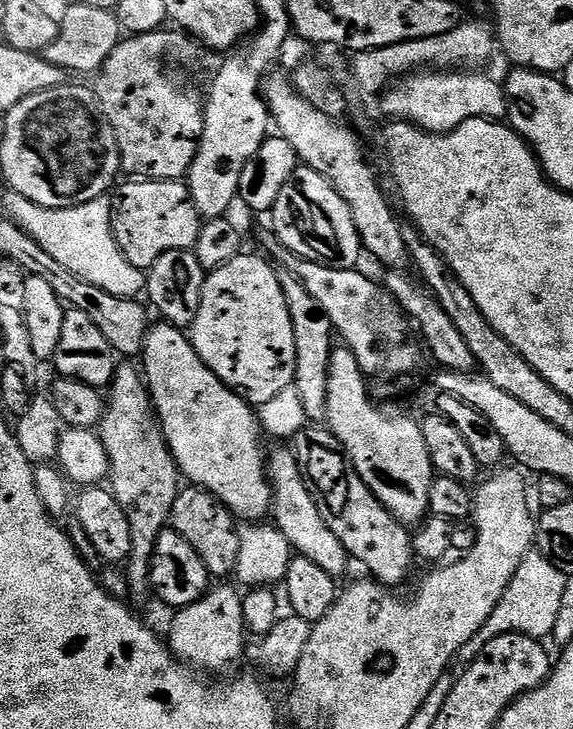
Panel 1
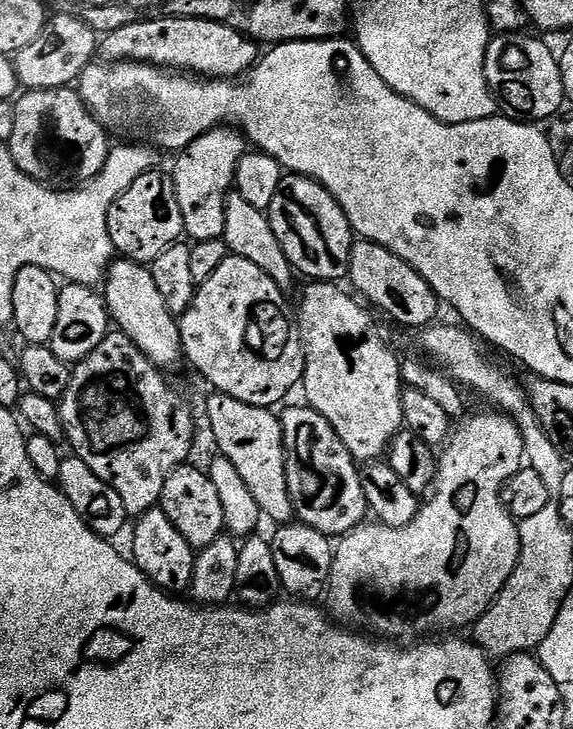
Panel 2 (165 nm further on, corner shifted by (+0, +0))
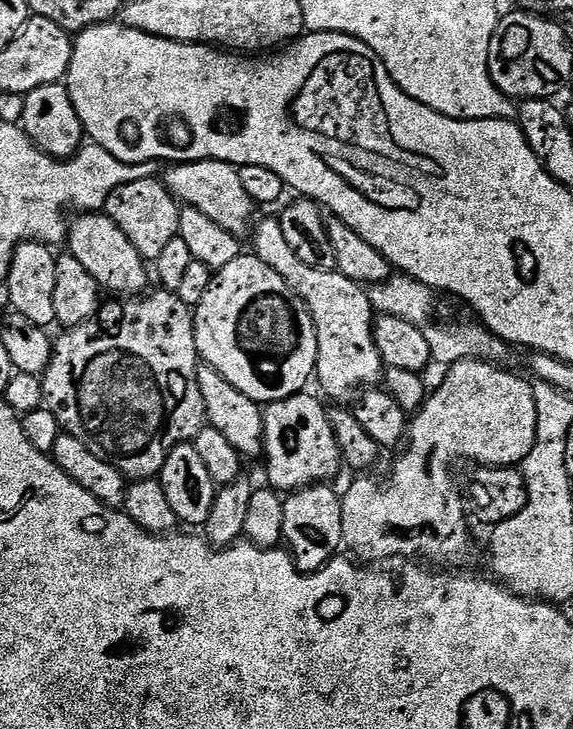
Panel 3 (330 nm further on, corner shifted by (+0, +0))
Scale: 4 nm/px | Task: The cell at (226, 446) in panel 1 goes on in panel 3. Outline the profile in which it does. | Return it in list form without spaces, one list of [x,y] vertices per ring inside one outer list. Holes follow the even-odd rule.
[[[107,214],[79,215],[71,223],[66,248],[74,258],[78,258],[78,262],[82,262],[82,266],[86,266],[94,282],[98,282],[105,293],[112,292],[108,294],[120,298],[135,298],[149,287],[149,265],[138,254],[138,250],[134,250],[134,242],[130,242],[130,238],[118,230],[116,223]]]

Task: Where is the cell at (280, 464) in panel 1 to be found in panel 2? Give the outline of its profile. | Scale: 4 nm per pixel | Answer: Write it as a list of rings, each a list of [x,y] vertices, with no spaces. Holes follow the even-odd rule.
[[[212,394],[208,400],[208,424],[212,427],[212,436],[216,439],[219,455],[224,456],[234,467],[246,486],[250,486],[250,494],[254,494],[254,502],[258,502],[261,513],[273,520],[273,525],[283,526],[293,523],[296,507],[292,505],[292,495],[288,489],[288,458],[284,450],[284,427],[280,425],[280,416],[275,411],[258,406],[250,406],[246,402],[238,402],[238,398],[230,398],[223,394]]]

